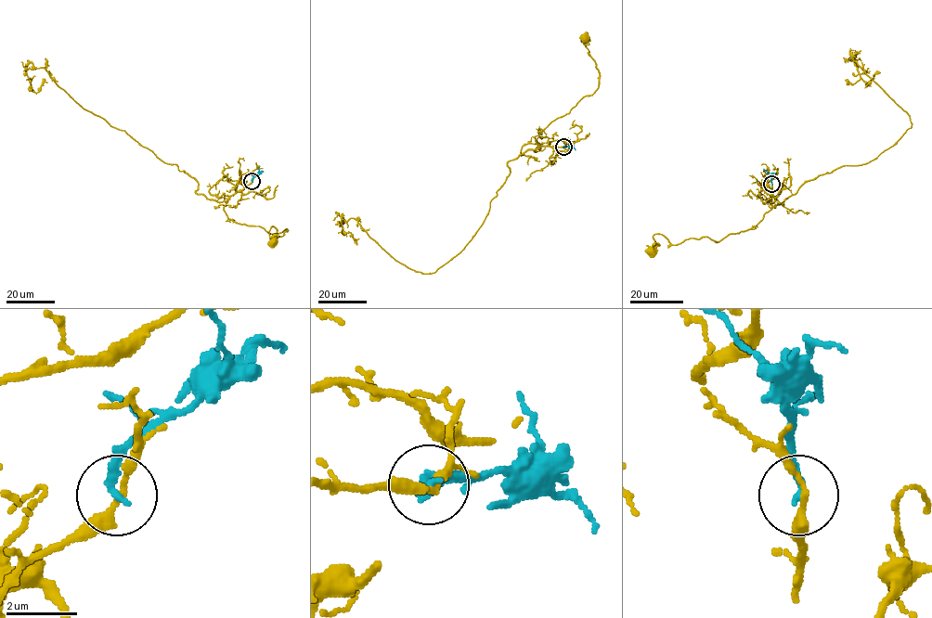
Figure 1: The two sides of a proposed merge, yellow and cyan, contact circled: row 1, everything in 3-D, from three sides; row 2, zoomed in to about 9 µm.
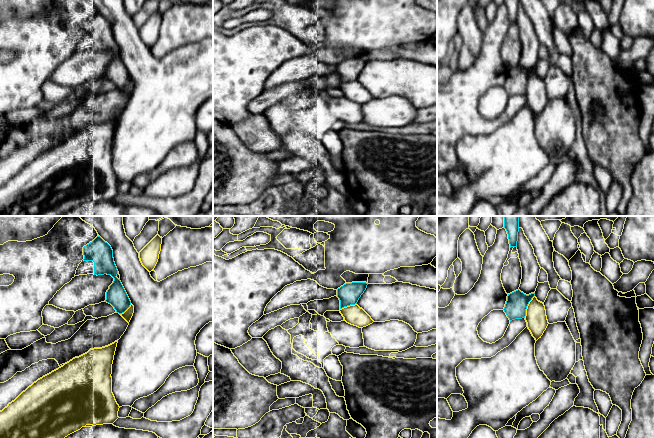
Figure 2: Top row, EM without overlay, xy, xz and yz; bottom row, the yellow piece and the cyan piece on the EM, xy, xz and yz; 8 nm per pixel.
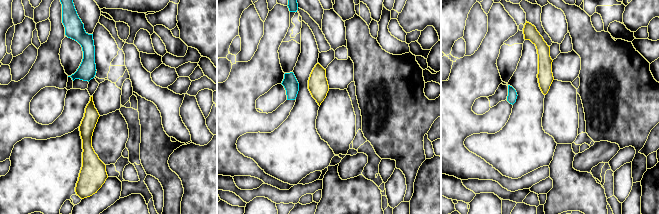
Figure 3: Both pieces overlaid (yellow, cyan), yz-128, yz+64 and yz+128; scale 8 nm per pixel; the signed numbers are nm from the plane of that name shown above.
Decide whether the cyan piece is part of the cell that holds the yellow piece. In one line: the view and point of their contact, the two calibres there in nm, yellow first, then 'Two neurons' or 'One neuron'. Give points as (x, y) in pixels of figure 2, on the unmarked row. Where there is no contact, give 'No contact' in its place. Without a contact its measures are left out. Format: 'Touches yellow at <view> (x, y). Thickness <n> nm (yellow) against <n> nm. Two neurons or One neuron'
Touches yellow at yz (527, 82). Thickness 170 nm (yellow) against 180 nm. Two neurons

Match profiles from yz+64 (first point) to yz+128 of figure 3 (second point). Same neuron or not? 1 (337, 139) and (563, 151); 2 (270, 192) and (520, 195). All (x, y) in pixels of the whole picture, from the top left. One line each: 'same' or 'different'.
1: different
2: different

